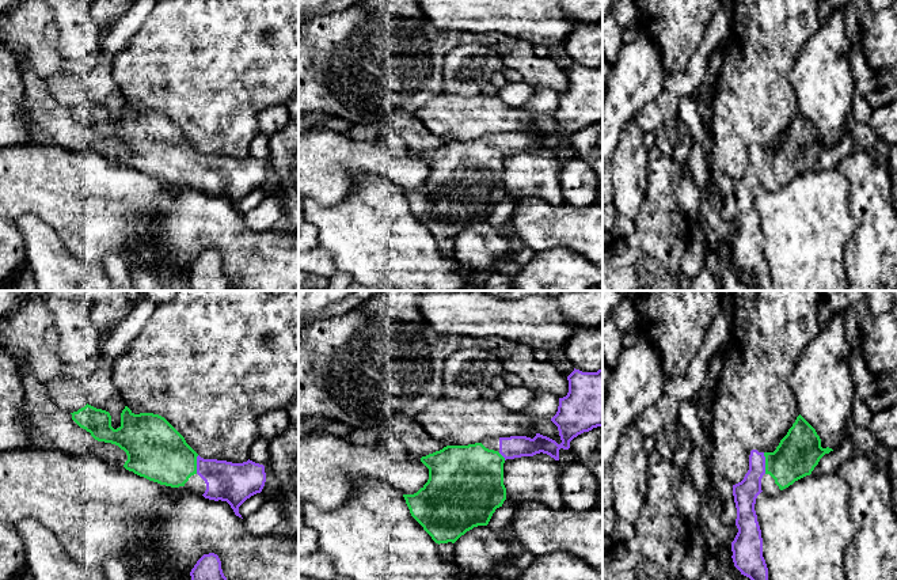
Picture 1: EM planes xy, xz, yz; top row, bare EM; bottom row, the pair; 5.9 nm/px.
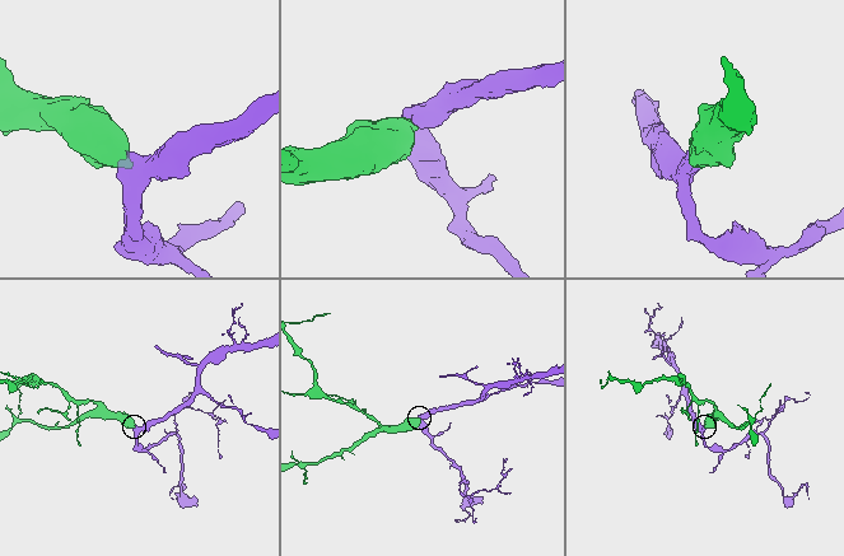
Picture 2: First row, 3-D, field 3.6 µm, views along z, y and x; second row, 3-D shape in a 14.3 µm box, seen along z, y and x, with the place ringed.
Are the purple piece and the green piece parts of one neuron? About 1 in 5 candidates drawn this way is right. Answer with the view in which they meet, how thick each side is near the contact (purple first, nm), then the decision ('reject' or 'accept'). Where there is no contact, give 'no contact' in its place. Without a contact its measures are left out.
yz | 140/260 nm | accept

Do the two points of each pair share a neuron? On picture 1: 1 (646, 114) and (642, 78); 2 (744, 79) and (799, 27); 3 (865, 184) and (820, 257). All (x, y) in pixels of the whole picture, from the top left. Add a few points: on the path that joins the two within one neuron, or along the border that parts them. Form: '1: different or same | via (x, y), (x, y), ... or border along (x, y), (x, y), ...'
1: different | border along (653, 99), (642, 105), (631, 118)
2: same | via (757, 65), (786, 37)
3: different | border along (843, 175), (856, 218), (851, 239)

